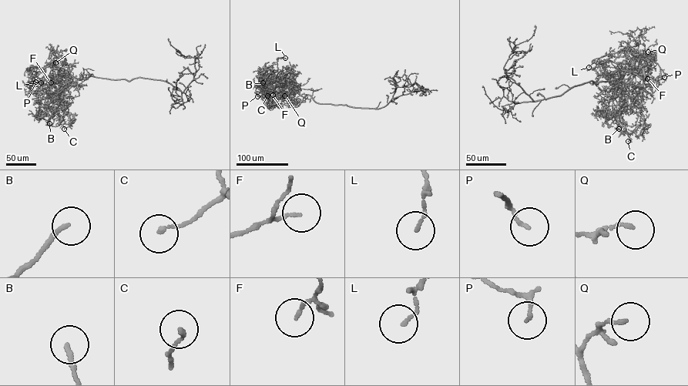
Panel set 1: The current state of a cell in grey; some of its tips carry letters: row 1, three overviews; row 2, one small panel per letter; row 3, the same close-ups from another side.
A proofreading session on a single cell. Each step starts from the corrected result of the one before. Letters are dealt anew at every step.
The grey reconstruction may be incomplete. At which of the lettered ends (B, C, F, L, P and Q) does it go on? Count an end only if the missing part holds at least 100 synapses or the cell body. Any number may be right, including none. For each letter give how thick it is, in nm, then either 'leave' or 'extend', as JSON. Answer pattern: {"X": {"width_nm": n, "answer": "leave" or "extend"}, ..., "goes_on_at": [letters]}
{"B": {"width_nm": 170, "answer": "leave"}, "C": {"width_nm": 150, "answer": "leave"}, "F": {"width_nm": 130, "answer": "leave"}, "L": {"width_nm": 110, "answer": "leave"}, "P": {"width_nm": 120, "answer": "leave"}, "Q": {"width_nm": 120, "answer": "leave"}, "goes_on_at": []}

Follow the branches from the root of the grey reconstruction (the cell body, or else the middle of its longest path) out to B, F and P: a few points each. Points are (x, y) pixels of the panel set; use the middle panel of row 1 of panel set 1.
B: (334, 105), (317, 103), (307, 95), (293, 106), (282, 86), (274, 88), (263, 82)
F: (334, 105), (317, 103), (307, 95), (299, 105), (293, 106), (286, 95), (273, 95)
P: (334, 105), (317, 103), (307, 95), (299, 105), (293, 106), (286, 92), (278, 86), (259, 92), (257, 96)

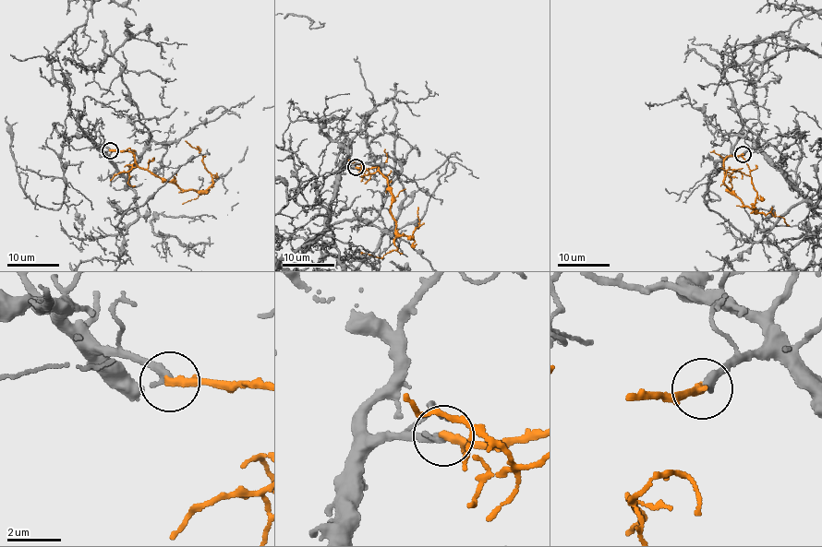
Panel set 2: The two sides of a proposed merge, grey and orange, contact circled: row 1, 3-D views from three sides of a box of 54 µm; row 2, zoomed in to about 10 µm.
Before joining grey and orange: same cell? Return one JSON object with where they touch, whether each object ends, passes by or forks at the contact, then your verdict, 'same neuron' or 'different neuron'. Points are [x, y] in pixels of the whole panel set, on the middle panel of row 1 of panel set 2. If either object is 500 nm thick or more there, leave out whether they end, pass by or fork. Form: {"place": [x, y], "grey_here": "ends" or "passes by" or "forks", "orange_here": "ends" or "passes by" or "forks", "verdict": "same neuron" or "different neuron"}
{"place": [356, 167], "grey_here": "ends", "orange_here": "ends", "verdict": "same neuron"}

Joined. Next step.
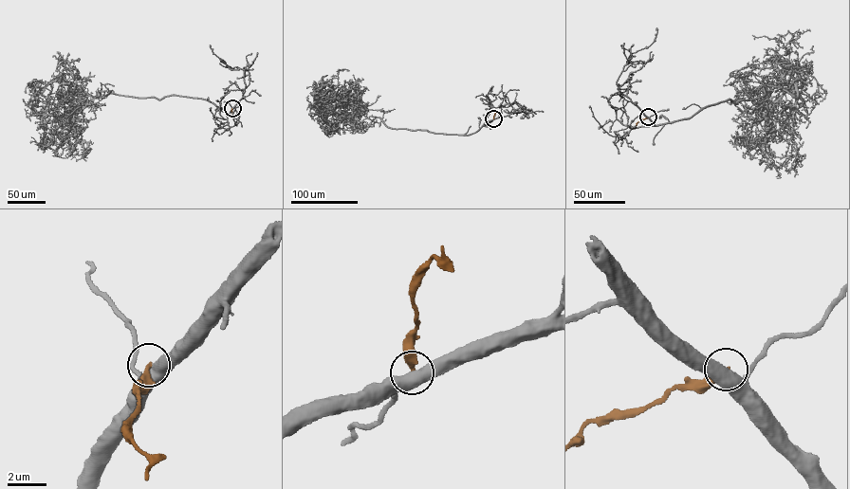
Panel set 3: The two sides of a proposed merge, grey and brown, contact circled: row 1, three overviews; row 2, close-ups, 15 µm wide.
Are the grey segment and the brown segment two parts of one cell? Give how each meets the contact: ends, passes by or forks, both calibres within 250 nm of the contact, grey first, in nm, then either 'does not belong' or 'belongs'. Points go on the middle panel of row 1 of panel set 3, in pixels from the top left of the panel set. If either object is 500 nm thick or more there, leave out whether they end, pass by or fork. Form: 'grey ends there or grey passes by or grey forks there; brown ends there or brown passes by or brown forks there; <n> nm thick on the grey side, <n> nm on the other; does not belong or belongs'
500 nm thick on the grey side, 240 nm on the other; does not belong

